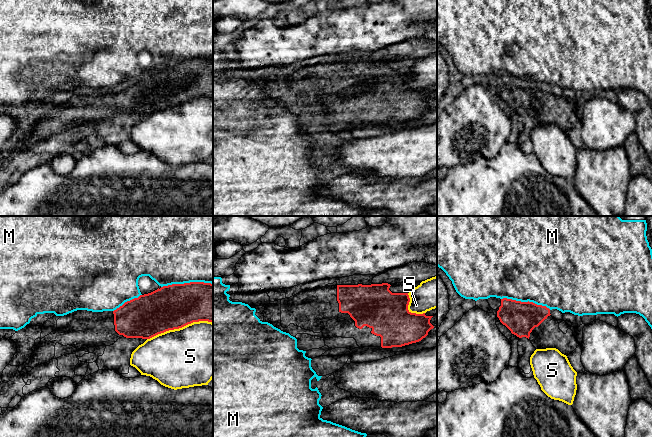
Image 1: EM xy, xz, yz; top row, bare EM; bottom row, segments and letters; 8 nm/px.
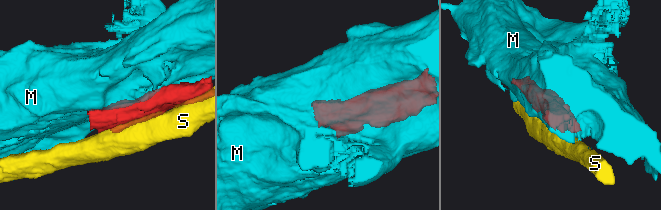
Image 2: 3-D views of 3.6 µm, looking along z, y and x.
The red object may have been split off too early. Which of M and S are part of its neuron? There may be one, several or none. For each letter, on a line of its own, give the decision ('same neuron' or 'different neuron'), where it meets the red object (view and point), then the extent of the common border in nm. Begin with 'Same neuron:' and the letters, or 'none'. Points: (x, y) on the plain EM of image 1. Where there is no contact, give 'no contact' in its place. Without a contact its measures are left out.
Same neuron: none
M: different neuron; contact xy (186, 59); length 420 nm
S: different neuron; contact xy (179, 103); length 550 nm

